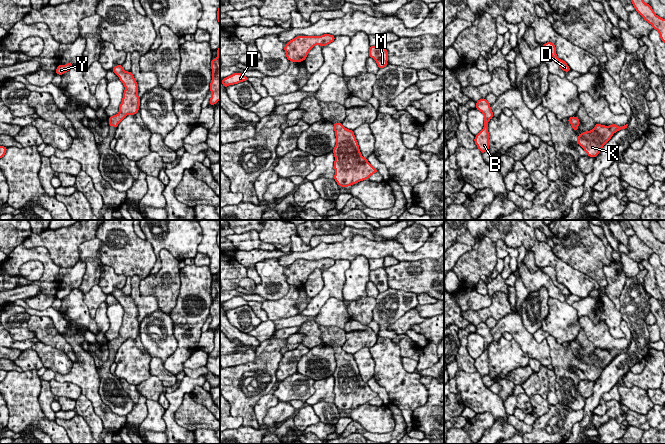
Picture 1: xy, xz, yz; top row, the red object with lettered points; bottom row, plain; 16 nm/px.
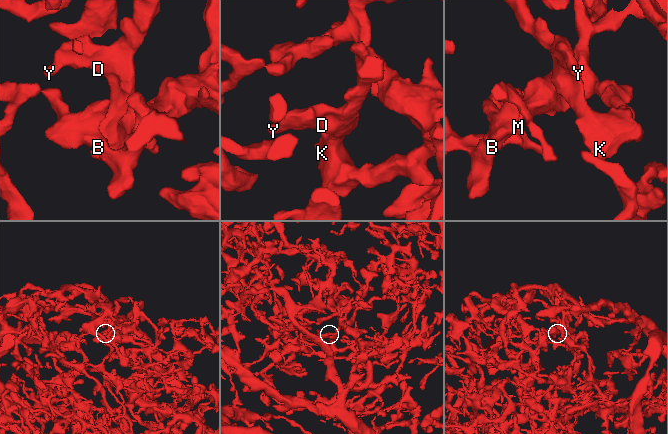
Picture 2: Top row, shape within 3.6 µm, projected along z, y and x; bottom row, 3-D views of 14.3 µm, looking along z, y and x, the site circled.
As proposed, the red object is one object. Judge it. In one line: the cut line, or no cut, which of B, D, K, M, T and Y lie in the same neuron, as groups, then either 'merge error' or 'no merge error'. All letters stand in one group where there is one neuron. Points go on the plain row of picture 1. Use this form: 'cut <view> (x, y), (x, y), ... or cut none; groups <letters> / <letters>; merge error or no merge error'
cut none; groups B D K M T Y; no merge error

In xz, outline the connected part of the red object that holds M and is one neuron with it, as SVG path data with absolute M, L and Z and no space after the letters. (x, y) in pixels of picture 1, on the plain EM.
M384 268L370 270L369 281L376 285L379 293L385 292L387 290L388 276Z

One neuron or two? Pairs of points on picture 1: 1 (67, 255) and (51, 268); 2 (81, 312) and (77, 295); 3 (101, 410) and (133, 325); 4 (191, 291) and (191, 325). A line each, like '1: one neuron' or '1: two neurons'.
1: two neurons
2: one neuron
3: two neurons
4: one neuron

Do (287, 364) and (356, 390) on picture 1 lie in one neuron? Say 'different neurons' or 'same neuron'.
different neurons

